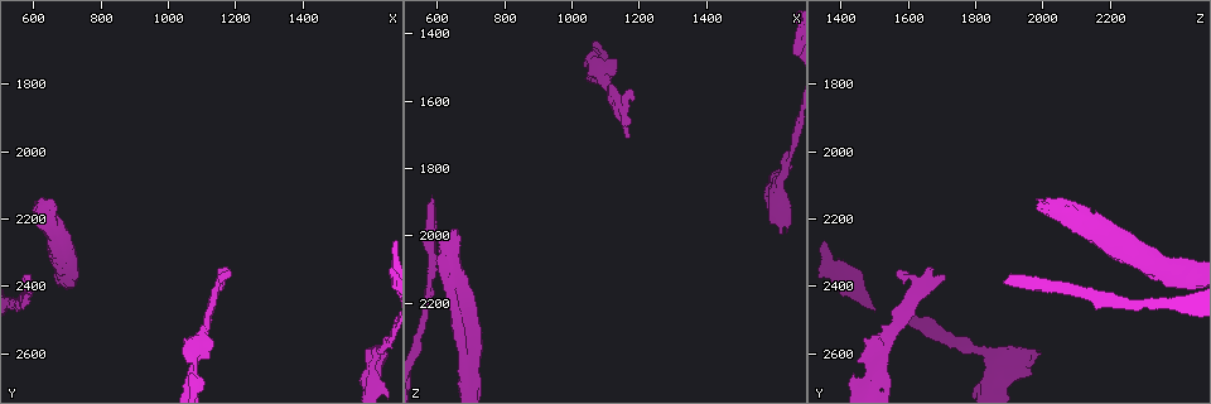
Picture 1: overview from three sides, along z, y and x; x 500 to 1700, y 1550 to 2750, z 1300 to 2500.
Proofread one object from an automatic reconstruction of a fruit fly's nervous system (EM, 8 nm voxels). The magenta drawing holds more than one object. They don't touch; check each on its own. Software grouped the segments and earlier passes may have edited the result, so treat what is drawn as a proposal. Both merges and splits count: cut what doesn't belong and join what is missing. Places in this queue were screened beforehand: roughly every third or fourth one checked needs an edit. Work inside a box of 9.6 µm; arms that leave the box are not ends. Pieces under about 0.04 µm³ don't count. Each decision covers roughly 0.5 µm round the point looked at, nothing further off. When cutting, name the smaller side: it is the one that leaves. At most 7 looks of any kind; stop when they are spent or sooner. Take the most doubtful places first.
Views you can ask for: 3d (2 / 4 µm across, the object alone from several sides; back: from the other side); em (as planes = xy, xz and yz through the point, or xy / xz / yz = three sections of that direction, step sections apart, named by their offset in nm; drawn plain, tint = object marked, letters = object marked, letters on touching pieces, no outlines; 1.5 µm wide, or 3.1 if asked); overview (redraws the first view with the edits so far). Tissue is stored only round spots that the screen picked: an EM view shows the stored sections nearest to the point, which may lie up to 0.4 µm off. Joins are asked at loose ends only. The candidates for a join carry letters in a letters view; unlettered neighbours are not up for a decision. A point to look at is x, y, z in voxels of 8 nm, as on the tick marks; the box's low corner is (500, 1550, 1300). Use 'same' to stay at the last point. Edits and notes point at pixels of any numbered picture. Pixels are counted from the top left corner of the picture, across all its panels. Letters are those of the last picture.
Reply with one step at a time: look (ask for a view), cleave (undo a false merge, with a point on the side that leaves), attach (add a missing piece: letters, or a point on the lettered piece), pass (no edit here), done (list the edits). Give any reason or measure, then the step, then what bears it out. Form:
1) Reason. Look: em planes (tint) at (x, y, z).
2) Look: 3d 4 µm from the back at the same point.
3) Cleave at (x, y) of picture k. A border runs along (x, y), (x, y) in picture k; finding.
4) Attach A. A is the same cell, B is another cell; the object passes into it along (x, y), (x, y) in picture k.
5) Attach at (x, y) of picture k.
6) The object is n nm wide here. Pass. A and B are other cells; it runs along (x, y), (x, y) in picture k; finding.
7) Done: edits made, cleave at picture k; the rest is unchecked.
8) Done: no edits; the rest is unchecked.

End of a long branch. Look: em xy step 8 (letters) at (590, 2380, 1890).

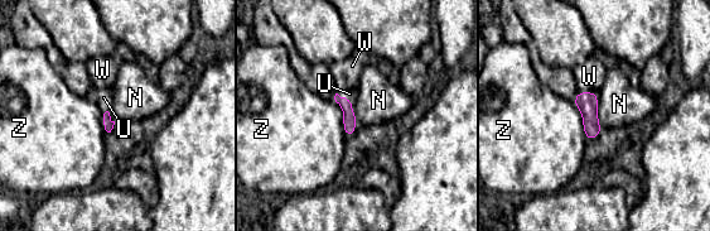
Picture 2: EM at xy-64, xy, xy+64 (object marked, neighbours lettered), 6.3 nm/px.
The longest contact is with Z, 260 nm. Attach U. U is the same cell, N, W and Z are other cells; the object passes into it along (109, 124), (104, 121), (104, 97) in picture 2; the neuron continues.

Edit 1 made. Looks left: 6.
Redraw. Look: overview.

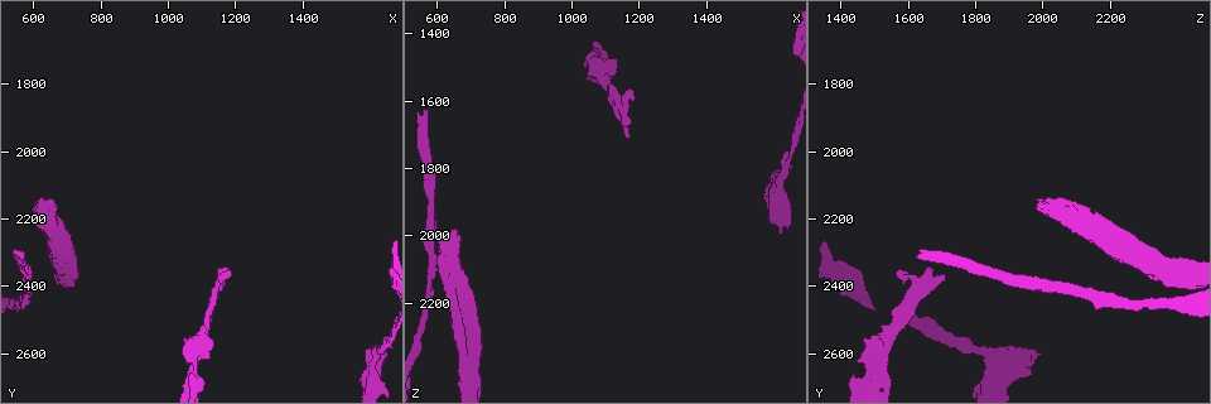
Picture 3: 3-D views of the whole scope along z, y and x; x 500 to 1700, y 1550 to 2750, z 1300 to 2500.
Free end. Look: 3d 2 µm at (1630, 2600, 2000).

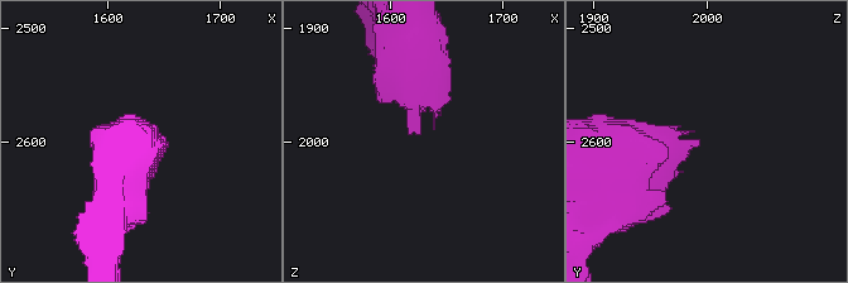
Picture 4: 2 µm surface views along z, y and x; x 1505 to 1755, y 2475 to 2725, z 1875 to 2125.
Now the EM. Look: em planes (letters) at (1624, 2598, 1994).

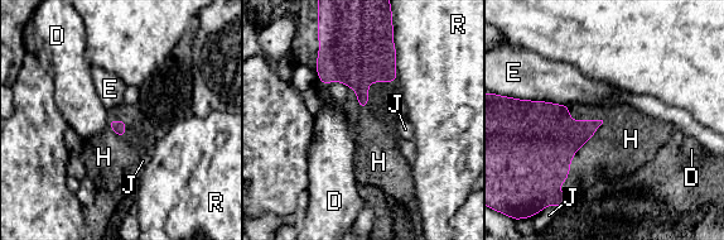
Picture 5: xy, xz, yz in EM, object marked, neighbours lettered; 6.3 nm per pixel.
Attach H. H is the same cell, D, E, J and R are other cells; it goes on there.

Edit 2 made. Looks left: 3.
Look: overview.

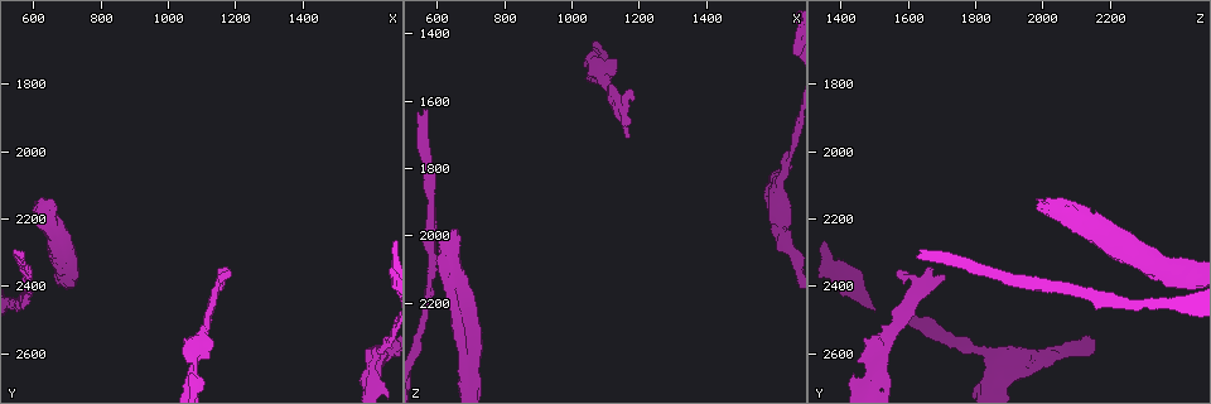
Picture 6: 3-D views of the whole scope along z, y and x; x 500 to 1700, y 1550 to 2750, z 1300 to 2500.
Tapers out. Look: em xy step 4 (letters) at (1190, 2360, 1570).

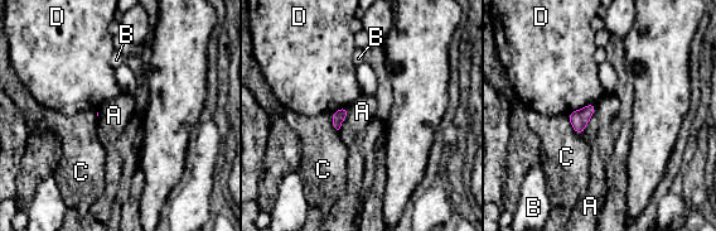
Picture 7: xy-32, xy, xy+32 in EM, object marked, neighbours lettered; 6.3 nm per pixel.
Pass. A, B, C and D are other cells; a border runs along (596, 102), (596, 109), (581, 135) in picture 7; none of them fits.

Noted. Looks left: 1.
Done: edits made, attach at picture 2, attach at picture 5; the rest is unchecked.

